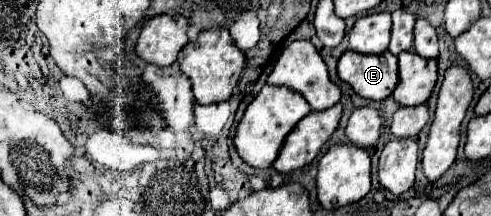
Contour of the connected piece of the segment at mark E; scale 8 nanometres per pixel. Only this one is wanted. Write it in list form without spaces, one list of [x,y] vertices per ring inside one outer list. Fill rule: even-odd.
[[[346,51],[338,61],[338,75],[350,83],[360,97],[382,101],[398,83],[398,59],[390,51],[384,55]]]

